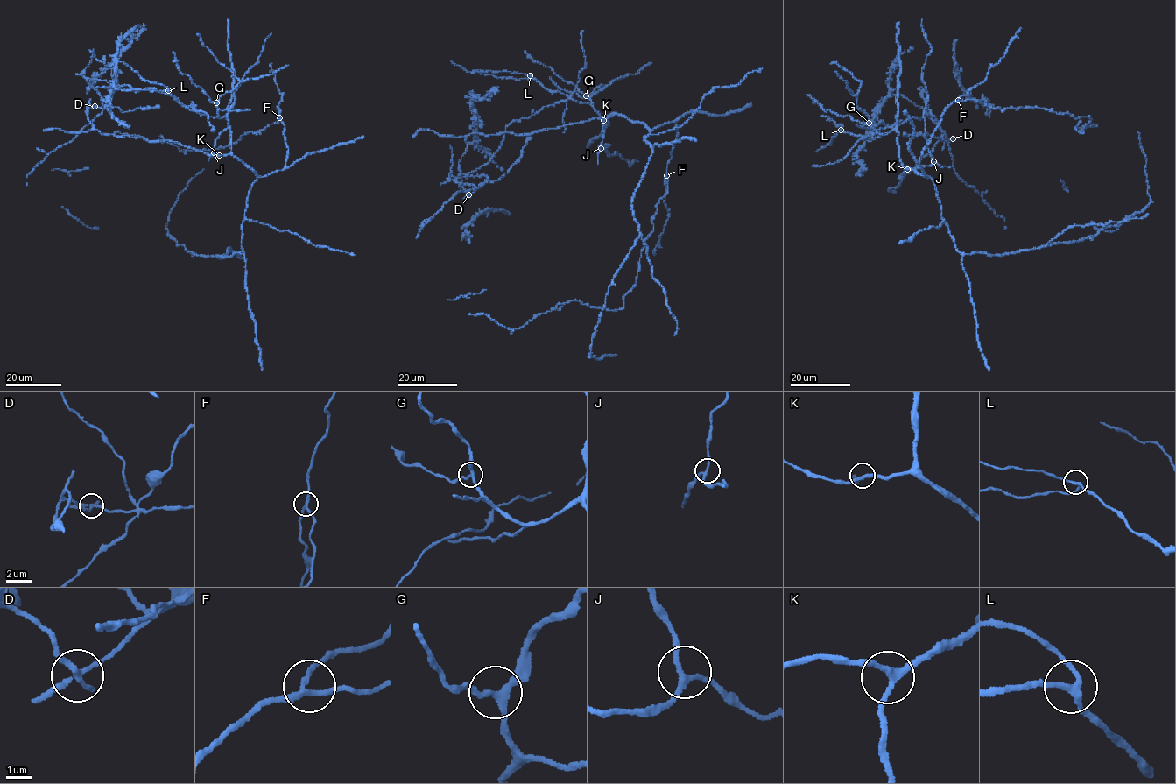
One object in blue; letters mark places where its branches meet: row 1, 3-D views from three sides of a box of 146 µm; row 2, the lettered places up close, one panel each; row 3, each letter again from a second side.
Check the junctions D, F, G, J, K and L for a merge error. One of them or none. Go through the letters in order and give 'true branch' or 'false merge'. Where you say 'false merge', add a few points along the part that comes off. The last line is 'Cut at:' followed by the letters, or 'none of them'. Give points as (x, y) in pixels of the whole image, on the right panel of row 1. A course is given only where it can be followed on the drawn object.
D: false merge | (953, 138), (927, 115), (910, 116), (897, 126), (881, 120), (874, 133), (861, 138), (846, 157), (812, 166)
F: true branch
G: true branch
J: true branch
K: true branch
L: true branch
Cut at: D

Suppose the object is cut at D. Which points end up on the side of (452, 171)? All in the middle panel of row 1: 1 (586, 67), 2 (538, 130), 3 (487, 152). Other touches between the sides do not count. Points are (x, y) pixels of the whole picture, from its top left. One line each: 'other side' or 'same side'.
1: same side
2: other side
3: other side

